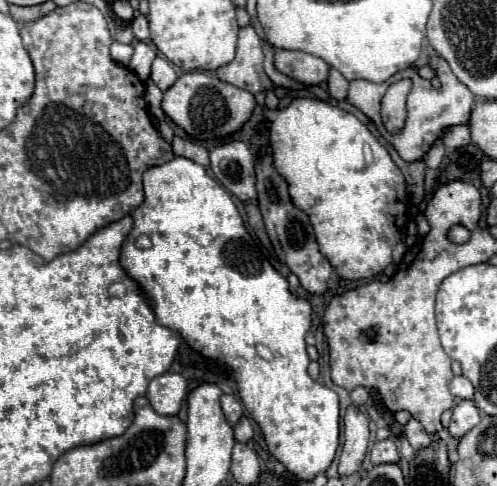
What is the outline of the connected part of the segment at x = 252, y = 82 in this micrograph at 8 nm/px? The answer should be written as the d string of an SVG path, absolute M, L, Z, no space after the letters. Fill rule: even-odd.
M253 26L239 30L237 56L231 64L221 66L217 70L217 76L223 82L229 82L251 94L273 88L273 82L263 72L263 50L261 50L261 42Z

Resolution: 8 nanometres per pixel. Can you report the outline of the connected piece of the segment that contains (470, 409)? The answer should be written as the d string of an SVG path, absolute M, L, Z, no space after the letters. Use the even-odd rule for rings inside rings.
M463 400L453 408L453 418L449 424L449 434L453 438L461 438L463 434L467 434L471 428L475 428L481 420L481 414L477 410L477 406L471 400Z

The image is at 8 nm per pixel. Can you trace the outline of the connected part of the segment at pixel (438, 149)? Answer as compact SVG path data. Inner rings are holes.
M438 139L423 158L426 166L430 169L439 169L445 155L445 147L442 140Z

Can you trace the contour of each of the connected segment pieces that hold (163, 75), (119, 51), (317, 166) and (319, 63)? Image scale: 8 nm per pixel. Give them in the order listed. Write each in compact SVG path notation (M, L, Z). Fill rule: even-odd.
M157 56L153 60L153 70L151 70L151 80L165 92L169 86L173 86L173 82L177 80L177 72L173 68L173 64L163 58L163 56Z
M113 42L113 44L111 44L111 58L113 58L115 62L119 62L121 66L129 66L131 54L133 54L133 46L119 44L119 42Z
M295 98L295 100L289 102L289 106L275 110L268 110L264 106L263 112L271 122L269 144L271 144L271 152L273 152L273 166L279 172L279 176L285 178L285 182L289 186L289 196L291 196L291 202L295 204L295 208L299 208L299 210L303 210L303 212L309 214L313 230L315 230L315 238L317 238L317 244L319 244L319 252L331 262L331 266L335 268L335 272L337 272L339 278L345 278L345 280L363 280L363 278L373 278L373 276L381 274L391 264L391 252L393 252L393 248L397 246L397 242L403 240L403 224L407 224L407 202L409 202L405 178L403 178L401 170L395 166L395 162L391 160L387 148L351 112L341 110L337 106L331 106L331 104L327 104L323 100L317 100L317 98Z
M277 50L275 68L307 88L325 82L329 72L329 66L321 58L307 52L293 52L293 50Z

